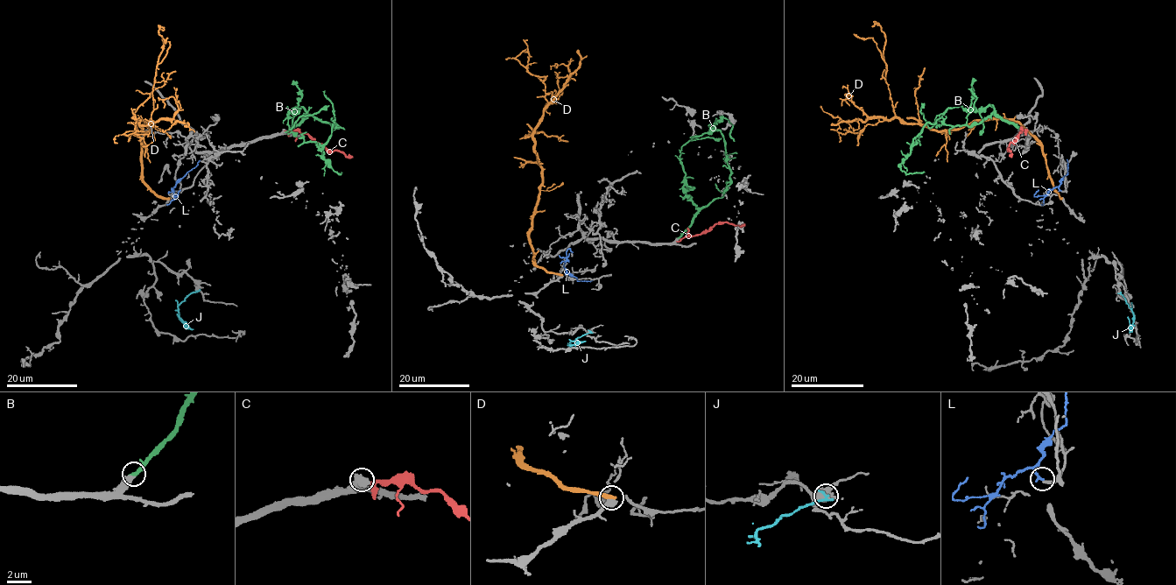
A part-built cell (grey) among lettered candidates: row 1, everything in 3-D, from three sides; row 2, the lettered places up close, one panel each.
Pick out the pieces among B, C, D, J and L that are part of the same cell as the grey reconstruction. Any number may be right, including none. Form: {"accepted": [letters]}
{"accepted": ["B"]}

